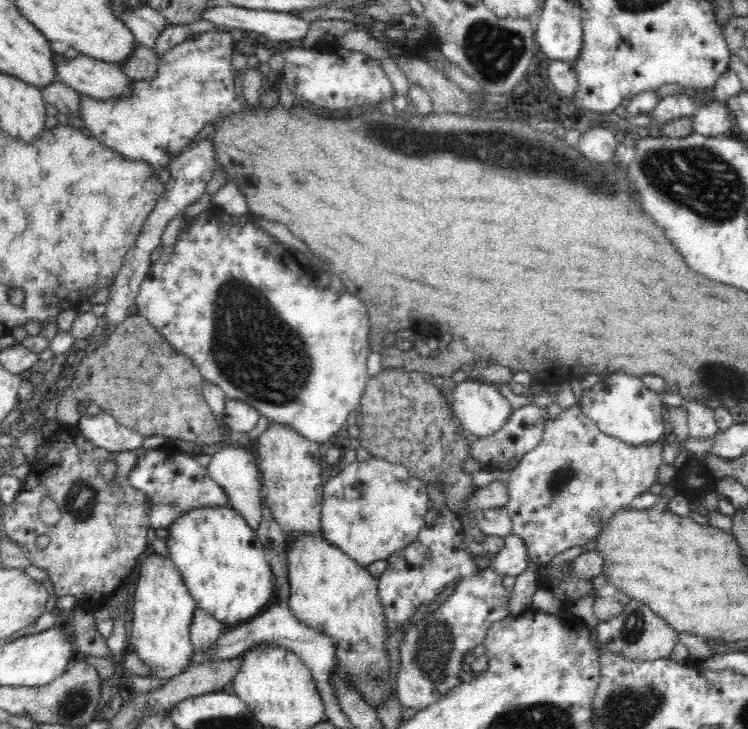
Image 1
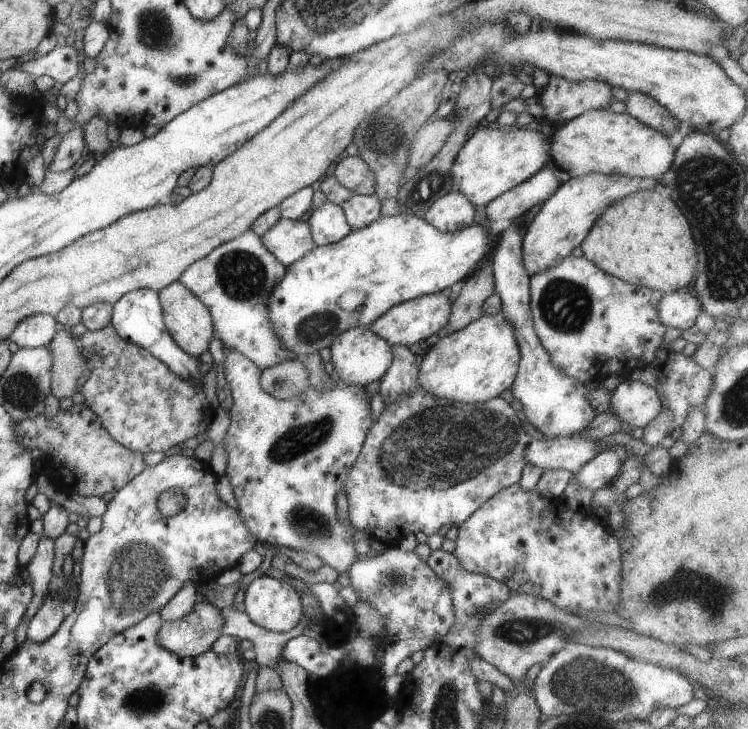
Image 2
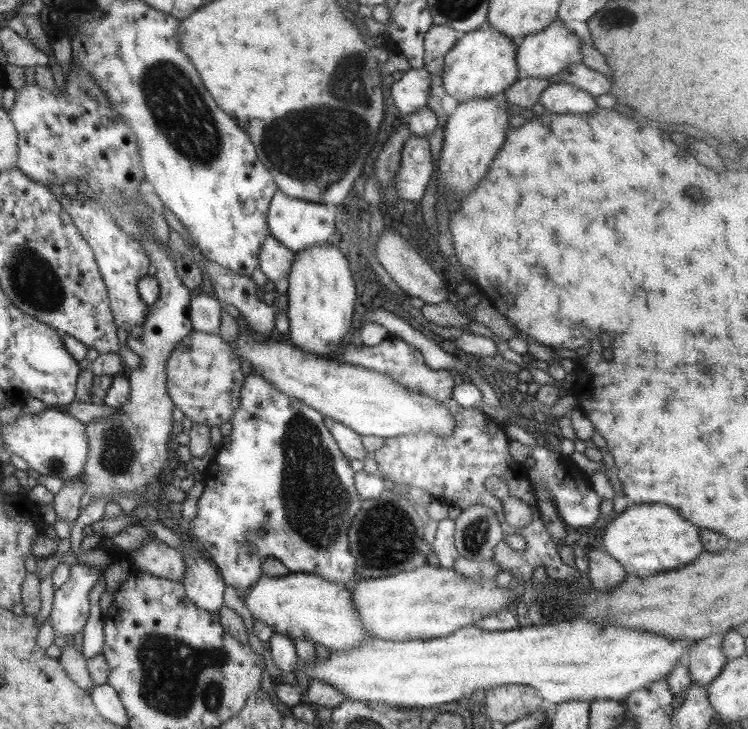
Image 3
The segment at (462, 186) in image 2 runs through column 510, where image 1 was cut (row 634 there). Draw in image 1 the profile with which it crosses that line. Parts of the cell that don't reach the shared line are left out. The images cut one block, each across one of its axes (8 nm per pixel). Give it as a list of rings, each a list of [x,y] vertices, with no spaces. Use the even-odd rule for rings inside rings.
[[[151,553],[140,562],[137,571],[138,581],[131,608],[134,618],[128,645],[142,663],[150,667],[152,677],[168,680],[181,674],[191,662],[193,647],[189,629],[195,601],[169,556]]]

